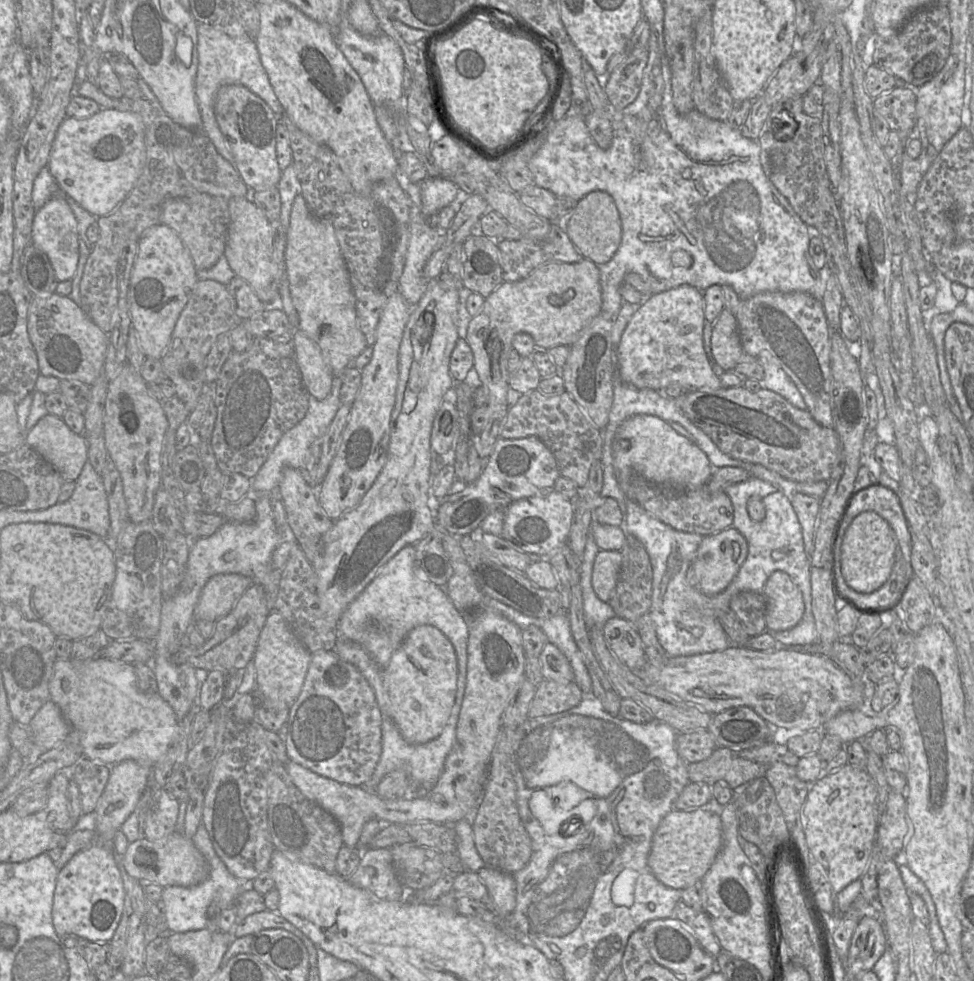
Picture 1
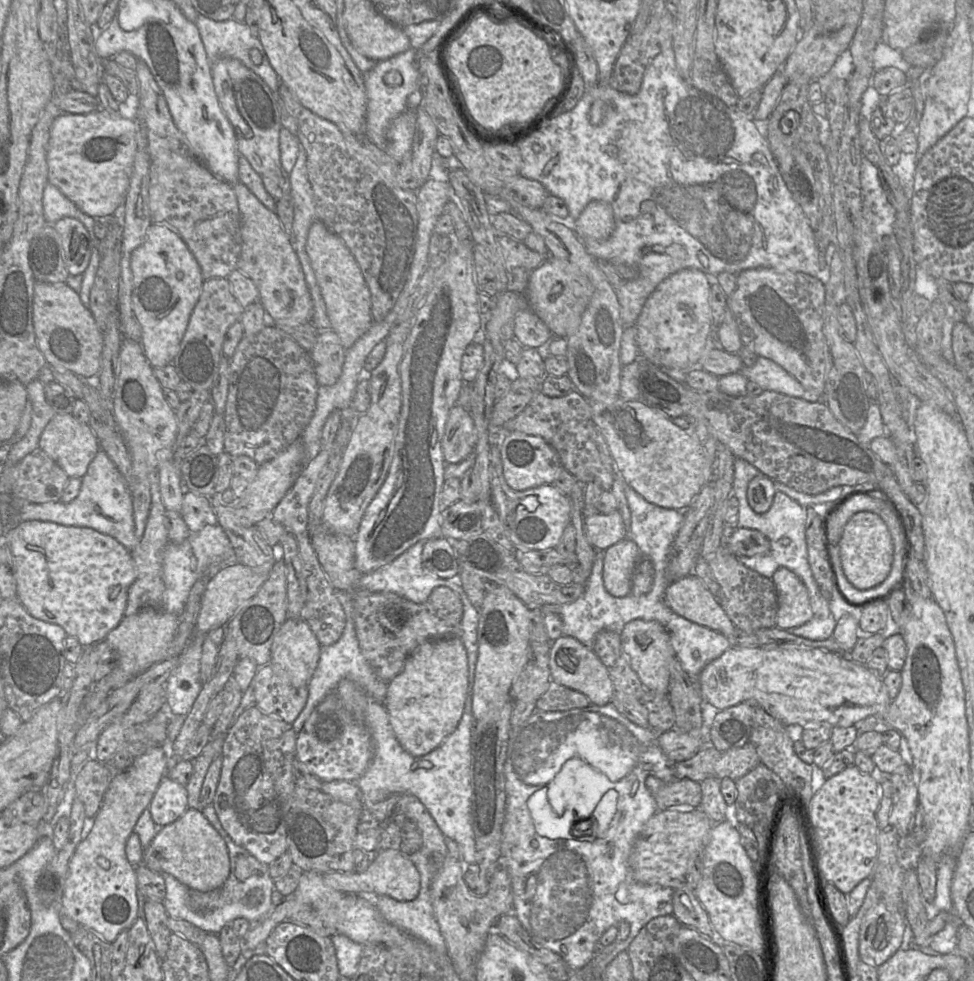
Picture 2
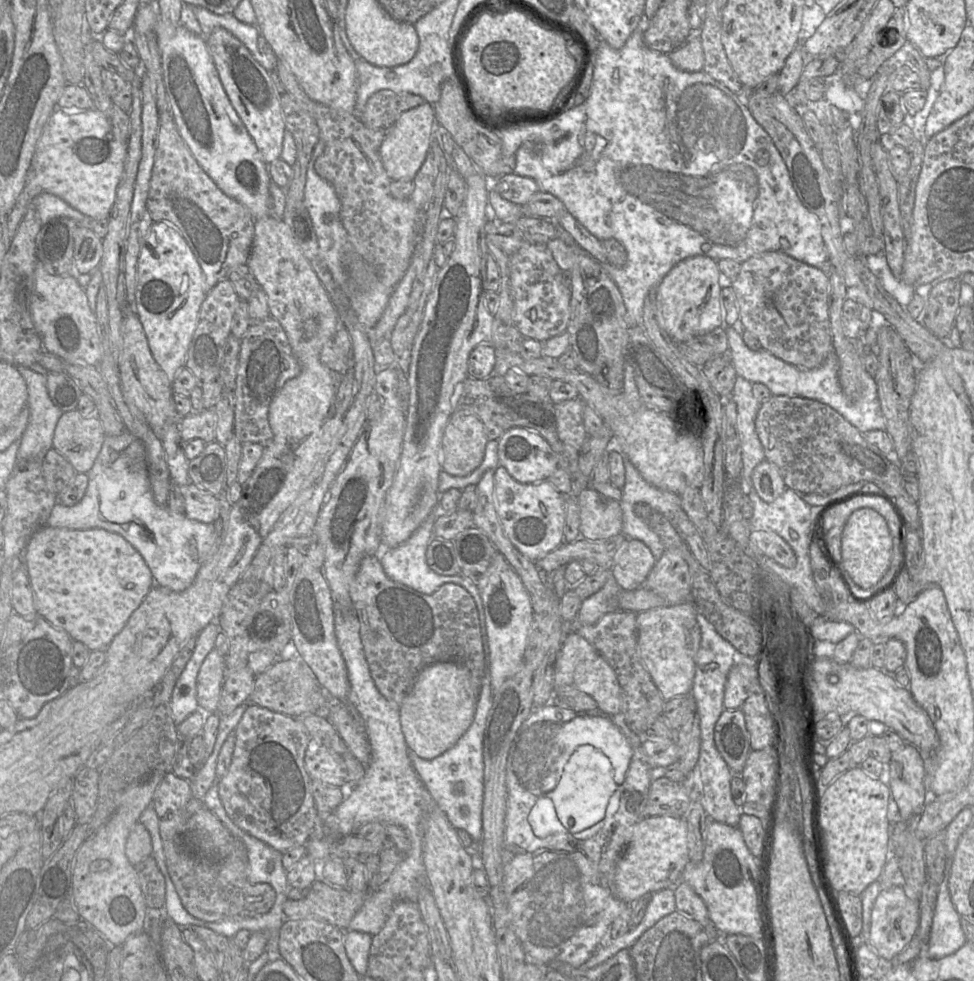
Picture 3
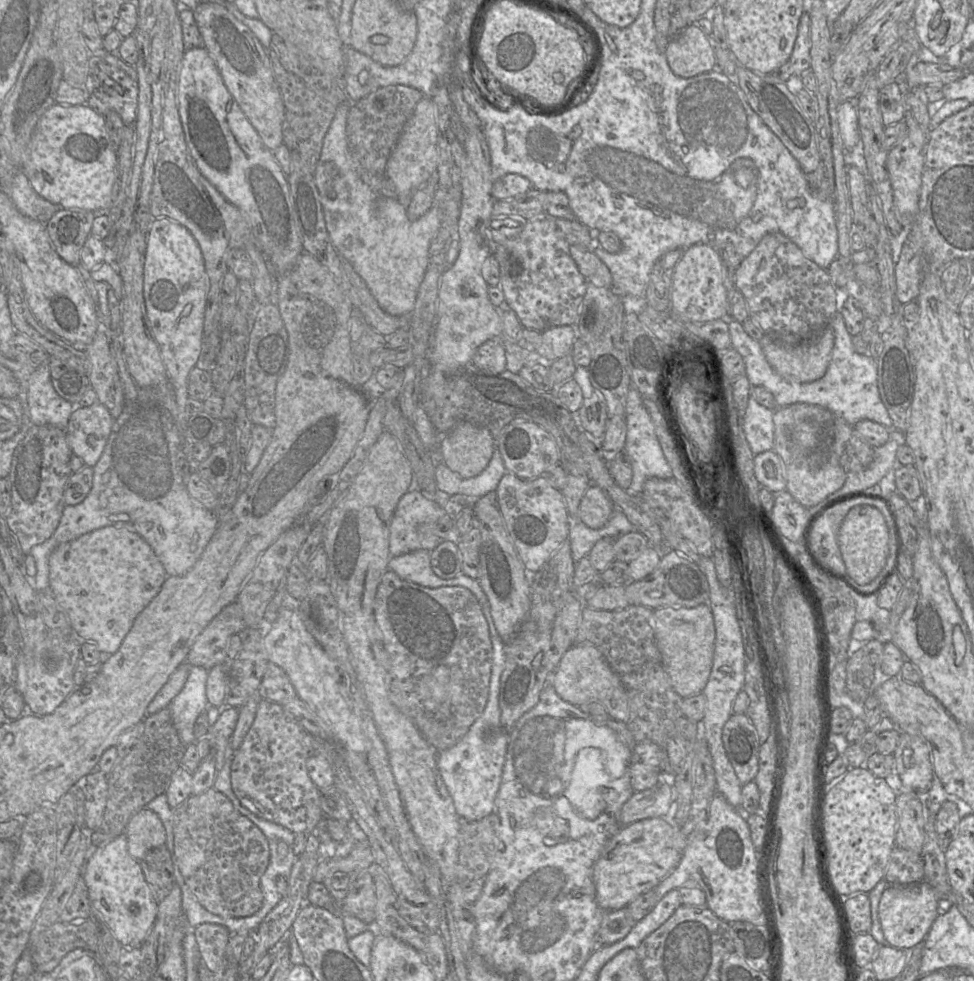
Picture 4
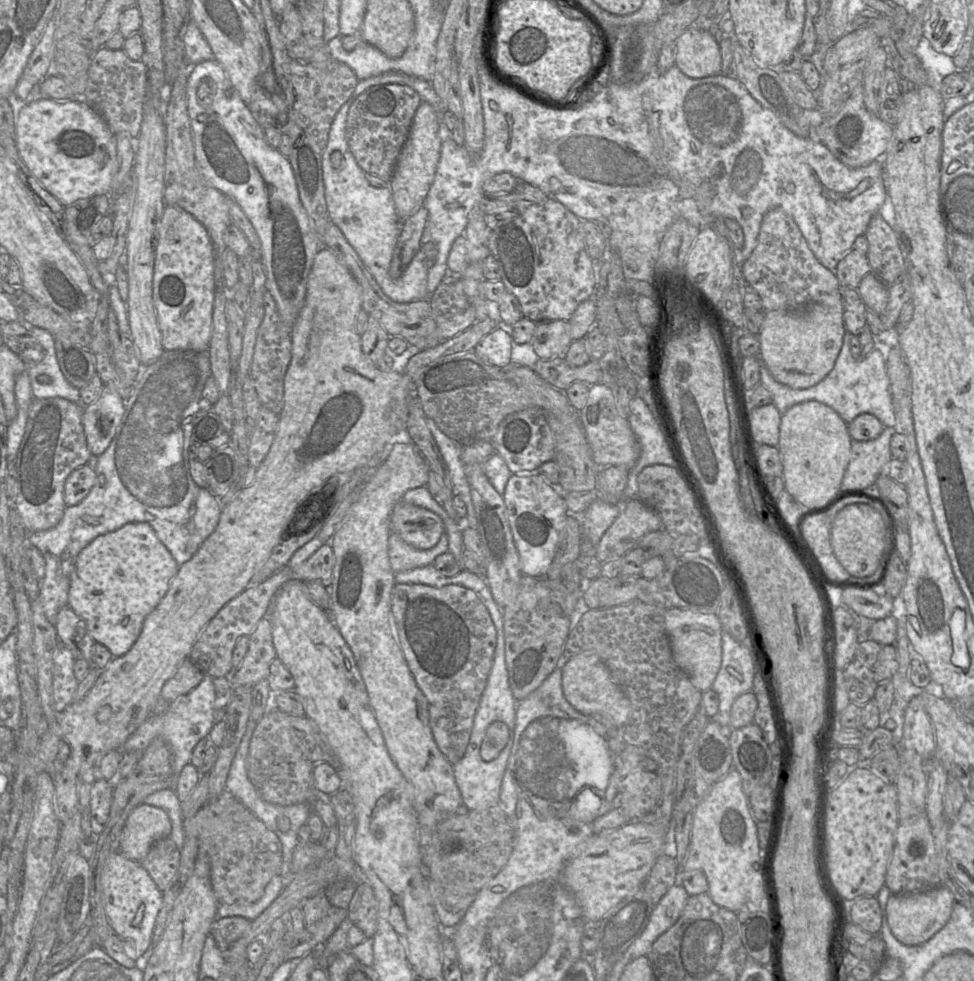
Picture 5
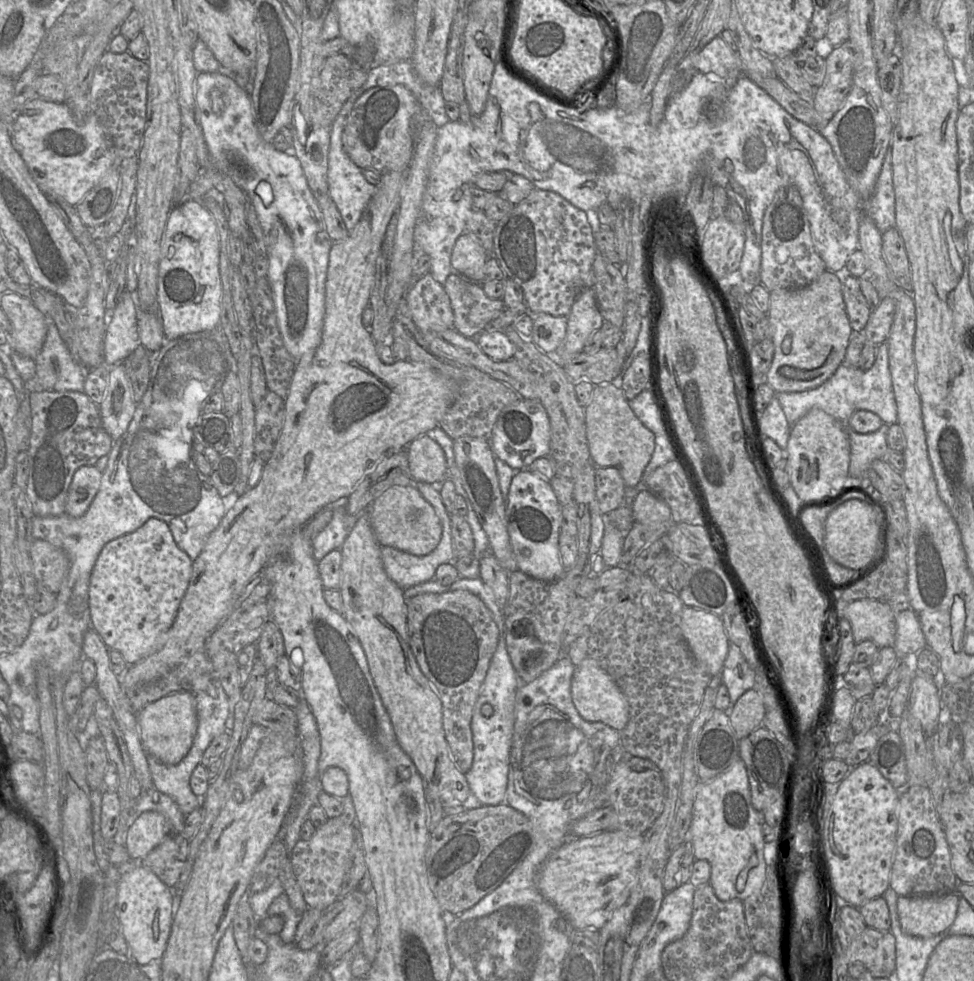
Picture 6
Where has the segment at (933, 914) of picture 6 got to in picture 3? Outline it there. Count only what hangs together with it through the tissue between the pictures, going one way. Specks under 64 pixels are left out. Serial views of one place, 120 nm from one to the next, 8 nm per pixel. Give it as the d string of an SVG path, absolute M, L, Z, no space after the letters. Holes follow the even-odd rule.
M892 886L888 889L882 890L874 903L871 913L869 942L864 944L871 945L882 959L890 961L908 946L910 941L916 935L919 925L920 901L915 901L909 898L902 886Z

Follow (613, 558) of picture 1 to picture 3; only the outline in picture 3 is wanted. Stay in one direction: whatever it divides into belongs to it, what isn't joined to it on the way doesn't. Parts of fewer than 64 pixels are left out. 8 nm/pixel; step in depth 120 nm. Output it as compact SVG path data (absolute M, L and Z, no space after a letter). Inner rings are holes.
M627 537L615 555L610 572L622 590L634 590L643 585L656 562L642 541Z

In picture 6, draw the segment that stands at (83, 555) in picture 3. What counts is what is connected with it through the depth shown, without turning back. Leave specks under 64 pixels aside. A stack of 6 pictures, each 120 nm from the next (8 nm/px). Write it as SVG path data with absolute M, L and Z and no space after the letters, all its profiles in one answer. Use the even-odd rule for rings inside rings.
M149 518L135 531L117 537L104 545L93 567L89 583L89 607L91 616L91 628L101 637L106 646L118 650L128 665L132 665L144 657L156 652L165 642L166 634L173 624L179 605L188 588L192 574L192 559L181 550L175 542L168 525L161 519Z

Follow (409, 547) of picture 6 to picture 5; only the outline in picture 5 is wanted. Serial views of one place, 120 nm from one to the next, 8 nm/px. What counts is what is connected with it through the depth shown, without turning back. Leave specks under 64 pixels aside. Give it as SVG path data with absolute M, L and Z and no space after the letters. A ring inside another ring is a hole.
M400 500L392 510L390 530L410 546L428 550L439 542L445 526L434 512Z

